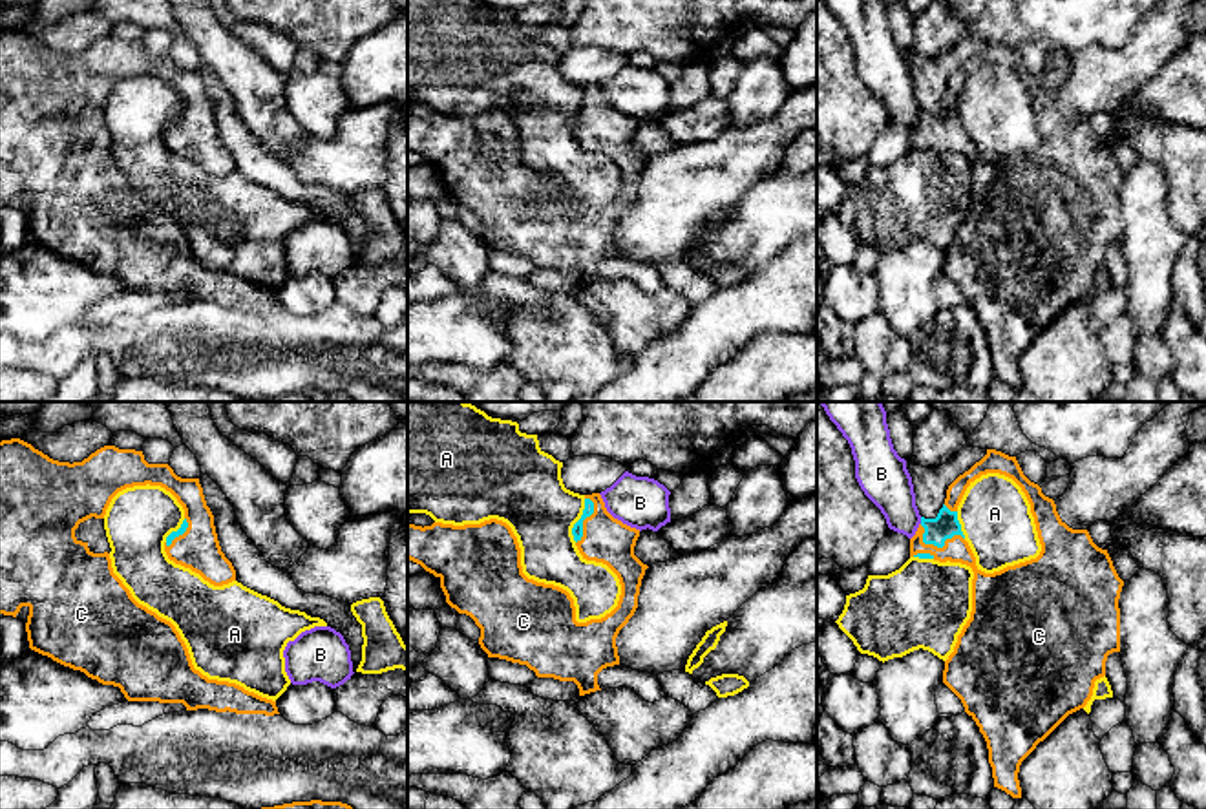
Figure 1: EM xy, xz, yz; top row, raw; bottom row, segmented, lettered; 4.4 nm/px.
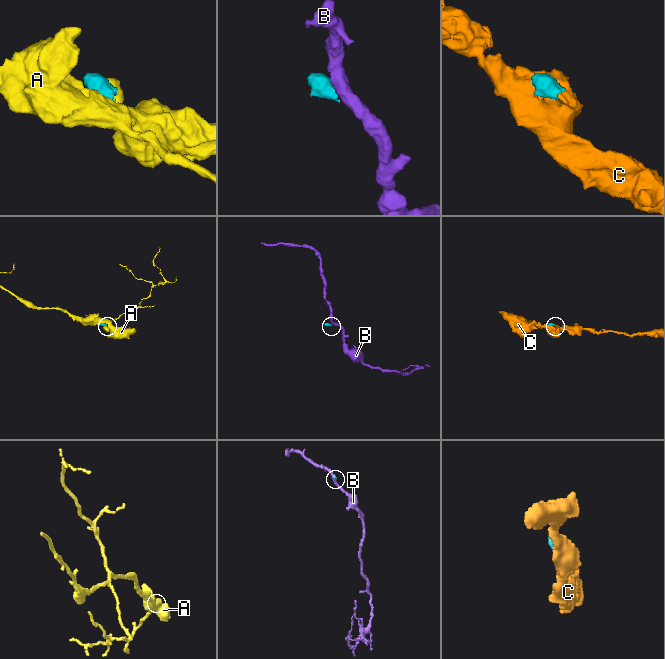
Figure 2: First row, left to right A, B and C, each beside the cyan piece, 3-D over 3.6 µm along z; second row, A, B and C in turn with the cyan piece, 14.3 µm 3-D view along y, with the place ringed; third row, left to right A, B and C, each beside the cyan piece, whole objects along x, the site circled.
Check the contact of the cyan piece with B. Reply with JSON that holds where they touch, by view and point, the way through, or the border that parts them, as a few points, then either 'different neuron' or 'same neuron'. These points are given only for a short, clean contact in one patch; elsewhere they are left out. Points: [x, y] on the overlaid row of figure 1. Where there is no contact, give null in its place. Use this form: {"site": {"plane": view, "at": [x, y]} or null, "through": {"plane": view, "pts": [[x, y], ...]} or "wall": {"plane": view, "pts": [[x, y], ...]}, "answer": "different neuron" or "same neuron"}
{"site": {"plane": "yz", "at": [921, 521]}, "wall": {"plane": "yz", "pts": [[920, 517], [921, 523]]}, "answer": "different neuron"}

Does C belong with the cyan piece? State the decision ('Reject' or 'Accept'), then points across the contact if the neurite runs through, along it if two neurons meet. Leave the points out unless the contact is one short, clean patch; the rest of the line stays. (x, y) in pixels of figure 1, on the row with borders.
Accept

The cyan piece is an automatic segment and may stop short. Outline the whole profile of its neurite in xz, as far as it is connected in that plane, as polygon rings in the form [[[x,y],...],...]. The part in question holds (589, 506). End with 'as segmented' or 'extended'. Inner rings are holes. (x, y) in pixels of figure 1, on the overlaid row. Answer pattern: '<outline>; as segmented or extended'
[[[599,493],[585,495],[585,510],[572,535],[583,559],[607,564],[619,579],[618,606],[601,619],[576,621],[570,594],[559,586],[537,583],[523,573],[521,548],[512,528],[497,519],[481,524],[407,524],[407,559],[440,579],[446,603],[470,615],[481,628],[479,645],[488,657],[526,665],[537,678],[574,681],[579,696],[601,690],[598,674],[619,665],[616,637],[638,608],[645,570],[634,555],[640,530],[614,519]]]; extended

